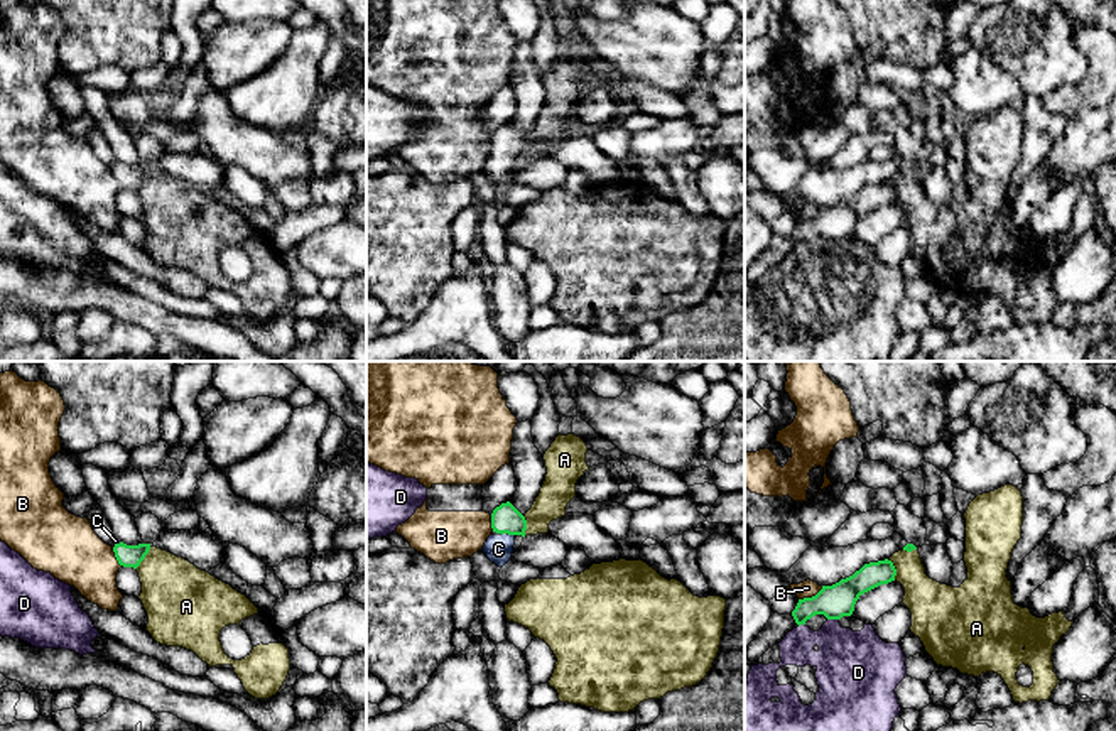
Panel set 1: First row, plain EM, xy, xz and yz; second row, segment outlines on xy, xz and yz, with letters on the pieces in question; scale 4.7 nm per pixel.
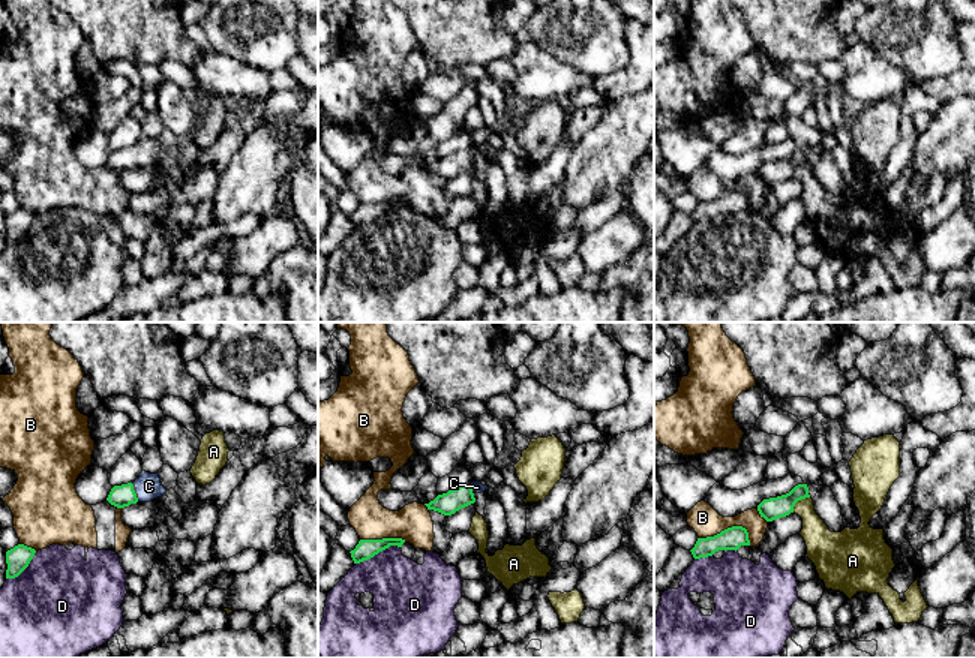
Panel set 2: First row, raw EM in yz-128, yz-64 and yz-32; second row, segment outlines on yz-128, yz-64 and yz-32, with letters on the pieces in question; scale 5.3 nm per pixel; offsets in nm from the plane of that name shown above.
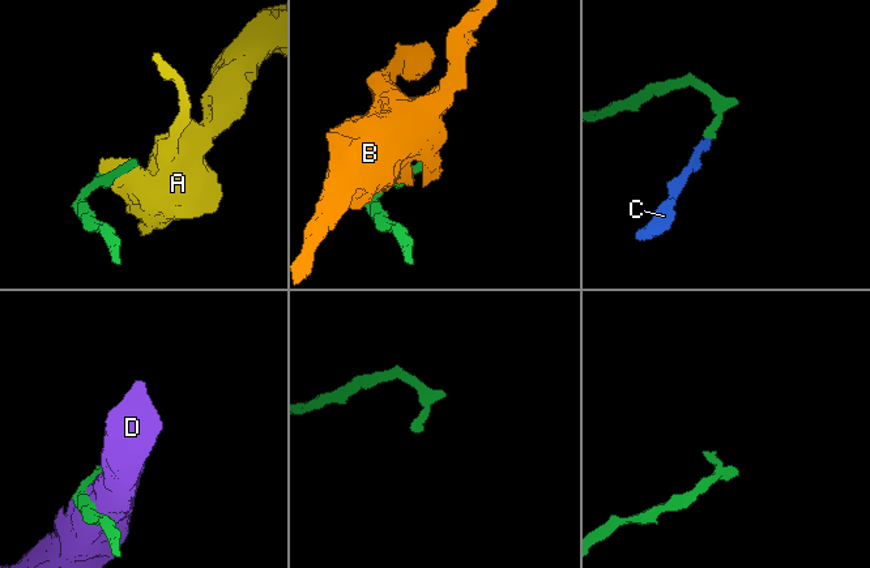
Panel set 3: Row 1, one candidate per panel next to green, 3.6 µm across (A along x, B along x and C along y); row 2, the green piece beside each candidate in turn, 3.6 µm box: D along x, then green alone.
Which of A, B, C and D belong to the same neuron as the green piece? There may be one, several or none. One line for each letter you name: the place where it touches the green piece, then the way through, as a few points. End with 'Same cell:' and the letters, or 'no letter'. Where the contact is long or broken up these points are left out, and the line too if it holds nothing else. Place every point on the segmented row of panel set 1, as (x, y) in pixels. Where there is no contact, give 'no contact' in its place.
C: contact xz (507, 532); way xz (505, 519), (507, 532), (507, 541), (498, 549)
Same cell: C

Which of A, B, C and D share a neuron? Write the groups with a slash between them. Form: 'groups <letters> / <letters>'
groups A / B / C / D

